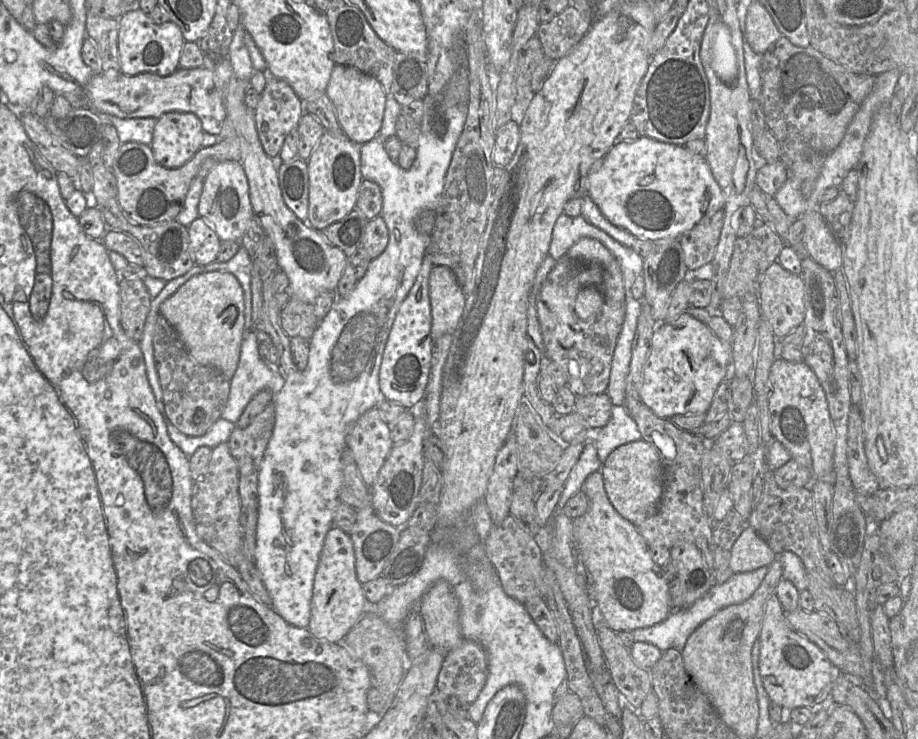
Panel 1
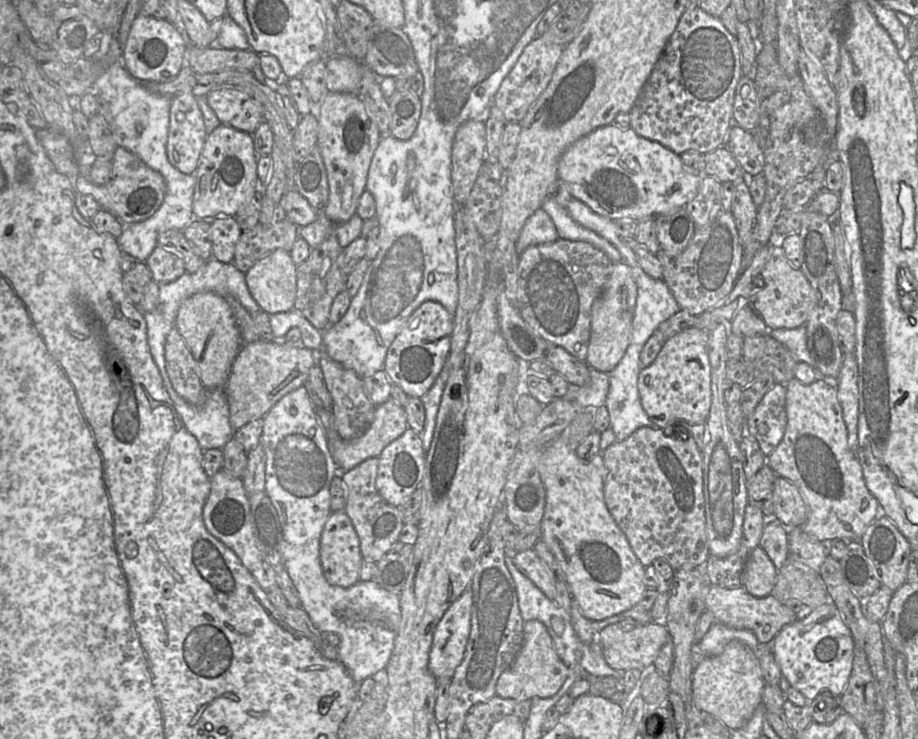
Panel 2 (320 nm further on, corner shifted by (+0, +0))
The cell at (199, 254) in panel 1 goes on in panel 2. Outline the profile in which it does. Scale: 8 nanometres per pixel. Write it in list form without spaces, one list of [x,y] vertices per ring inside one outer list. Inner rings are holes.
[[[225,213],[216,215],[217,219],[211,224],[212,234],[212,256],[223,263],[233,263],[236,244],[242,234],[235,216],[229,216]]]

